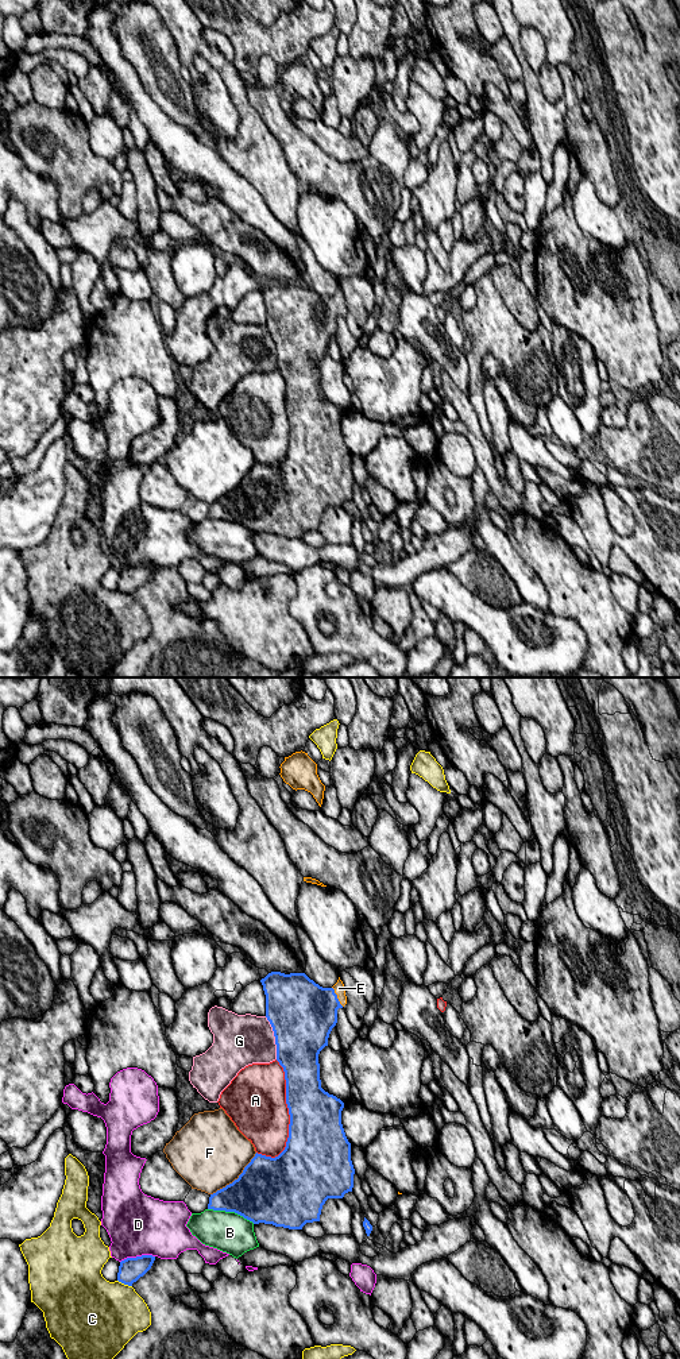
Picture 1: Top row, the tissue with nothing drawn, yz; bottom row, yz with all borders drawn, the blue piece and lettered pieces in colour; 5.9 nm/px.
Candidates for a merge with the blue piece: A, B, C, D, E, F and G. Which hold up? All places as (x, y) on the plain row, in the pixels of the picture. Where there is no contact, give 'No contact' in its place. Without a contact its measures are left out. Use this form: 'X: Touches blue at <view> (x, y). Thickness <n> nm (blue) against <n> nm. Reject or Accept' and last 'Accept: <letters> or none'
A: Touches blue at yz (289, 420). Thickness 340 nm (blue) against 360 nm. Reject
B: Touches blue at yz (231, 520). Thickness 380 nm (blue) against 240 nm. Reject
C: Touches blue at yz (124, 593). Thickness 140 nm (blue) against 440 nm. Reject
D: Touches blue at yz (136, 566). Thickness 140 nm (blue) against 360 nm. Reject
E: Touches blue at yz (336, 305). Thickness 400 nm (blue) against 70 nm. Accept
F: Touches blue at yz (238, 487). Thickness 400 nm (blue) against 440 nm. Reject
G: Touches blue at yz (275, 347). Thickness 400 nm (blue) against 300 nm. Reject
Accept: E

